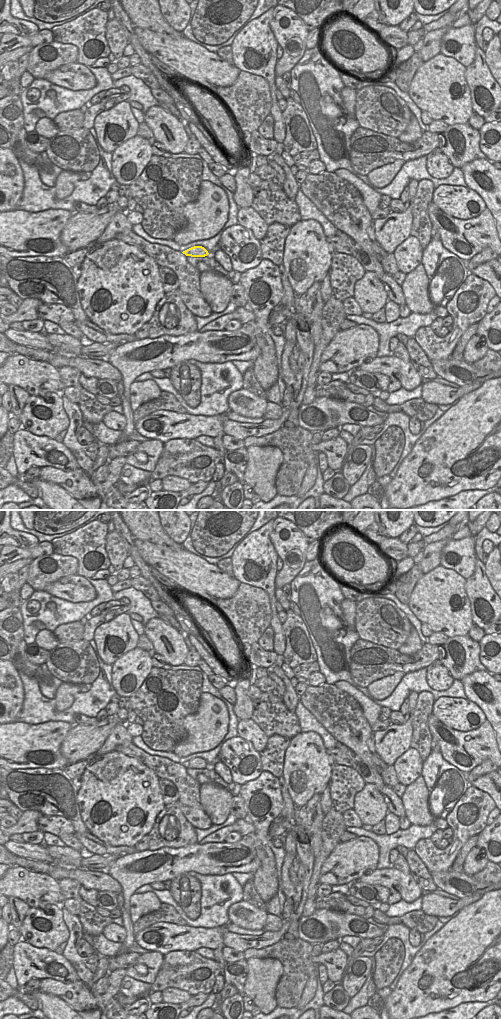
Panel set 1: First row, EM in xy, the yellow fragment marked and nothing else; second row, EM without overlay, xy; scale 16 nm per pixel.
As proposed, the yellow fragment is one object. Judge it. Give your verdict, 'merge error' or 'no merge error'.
no merge error

